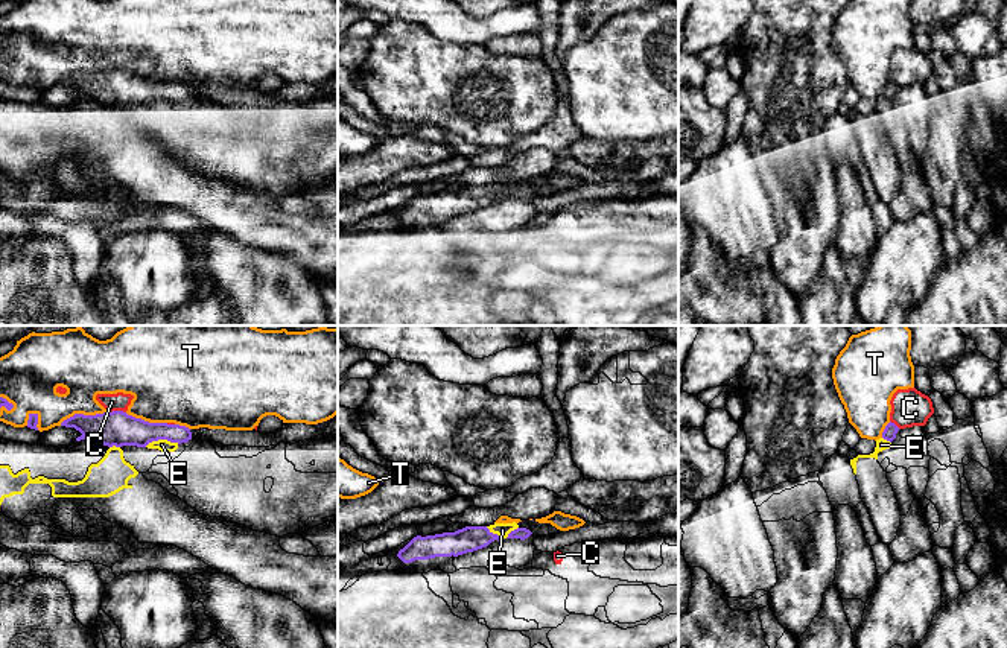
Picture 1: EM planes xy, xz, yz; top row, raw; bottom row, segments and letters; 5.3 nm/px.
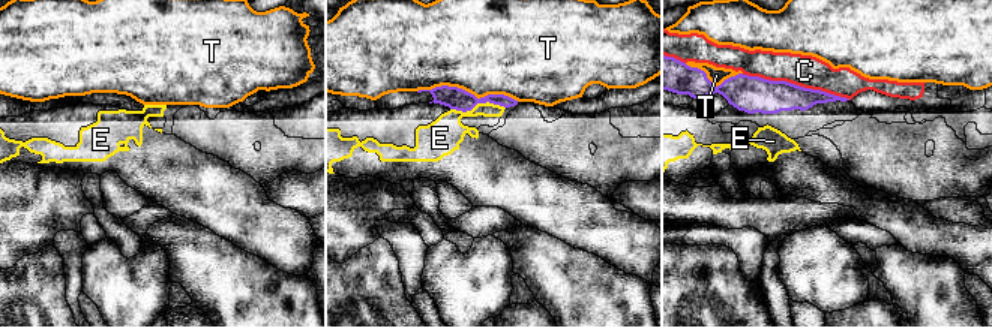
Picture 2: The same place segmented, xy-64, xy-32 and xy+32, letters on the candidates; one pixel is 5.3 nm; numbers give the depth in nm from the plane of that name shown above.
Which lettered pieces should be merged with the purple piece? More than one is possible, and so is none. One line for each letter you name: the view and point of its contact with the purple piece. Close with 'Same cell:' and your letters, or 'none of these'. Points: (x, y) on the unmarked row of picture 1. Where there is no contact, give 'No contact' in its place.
Same cell: none of these

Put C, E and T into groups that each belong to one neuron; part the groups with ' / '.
C / E / T

